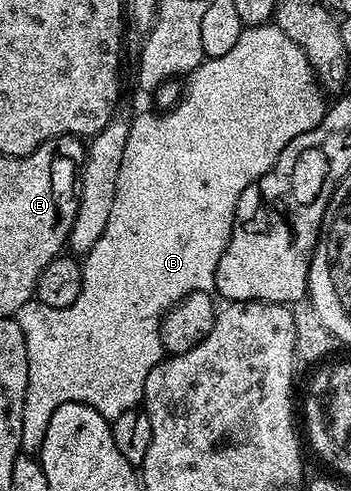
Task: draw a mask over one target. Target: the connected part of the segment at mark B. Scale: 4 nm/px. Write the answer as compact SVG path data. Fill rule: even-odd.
M276 24L250 26L242 29L239 40L227 56L219 56L202 62L199 68L184 79L183 89L180 91L176 106L166 109L161 114L141 114L137 119L129 122L127 144L123 148L123 164L119 164L119 180L115 180L115 204L111 204L111 217L107 220L105 234L95 240L95 244L84 255L81 262L83 284L75 304L67 308L51 310L36 300L23 304L16 312L19 328L23 328L23 340L27 344L27 392L23 404L23 432L21 433L21 450L25 452L40 451L47 424L55 412L68 402L82 402L95 412L99 412L110 420L123 416L123 412L138 409L145 397L147 376L155 364L159 364L163 357L161 348L161 319L165 313L178 302L182 302L189 294L195 292L209 292L215 287L215 272L219 268L219 260L227 248L229 238L233 234L233 217L239 196L243 188L260 180L270 168L277 163L277 158L295 140L295 136L303 136L303 132L311 132L323 120L327 109L326 95L323 87L313 73L311 64L299 44L295 44L285 35Z

